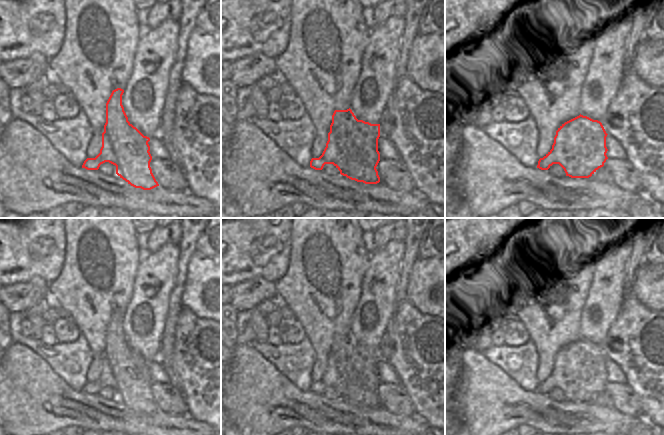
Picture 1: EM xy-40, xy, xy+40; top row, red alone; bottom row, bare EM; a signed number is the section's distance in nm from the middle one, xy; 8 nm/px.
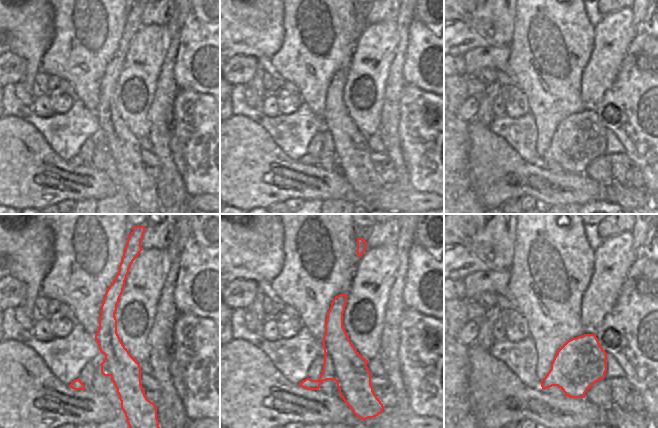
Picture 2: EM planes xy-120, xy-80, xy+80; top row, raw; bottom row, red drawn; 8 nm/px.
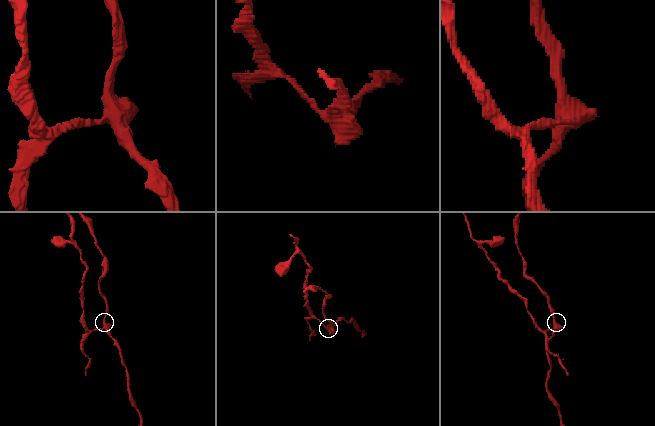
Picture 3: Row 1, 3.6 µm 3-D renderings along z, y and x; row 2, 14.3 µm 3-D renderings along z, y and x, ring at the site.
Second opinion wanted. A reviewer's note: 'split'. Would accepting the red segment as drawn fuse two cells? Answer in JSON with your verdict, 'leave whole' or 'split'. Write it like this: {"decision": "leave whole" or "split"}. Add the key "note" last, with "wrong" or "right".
{"decision": "split", "note": "right"}

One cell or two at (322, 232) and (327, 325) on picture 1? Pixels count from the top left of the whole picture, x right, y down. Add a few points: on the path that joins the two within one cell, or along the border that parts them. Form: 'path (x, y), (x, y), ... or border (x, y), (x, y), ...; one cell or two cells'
path (322, 255), (322, 281), (316, 290), (323, 302); one cell

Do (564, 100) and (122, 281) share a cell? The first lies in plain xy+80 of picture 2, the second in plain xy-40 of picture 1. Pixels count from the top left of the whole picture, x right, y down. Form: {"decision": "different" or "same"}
{"decision": "same"}

